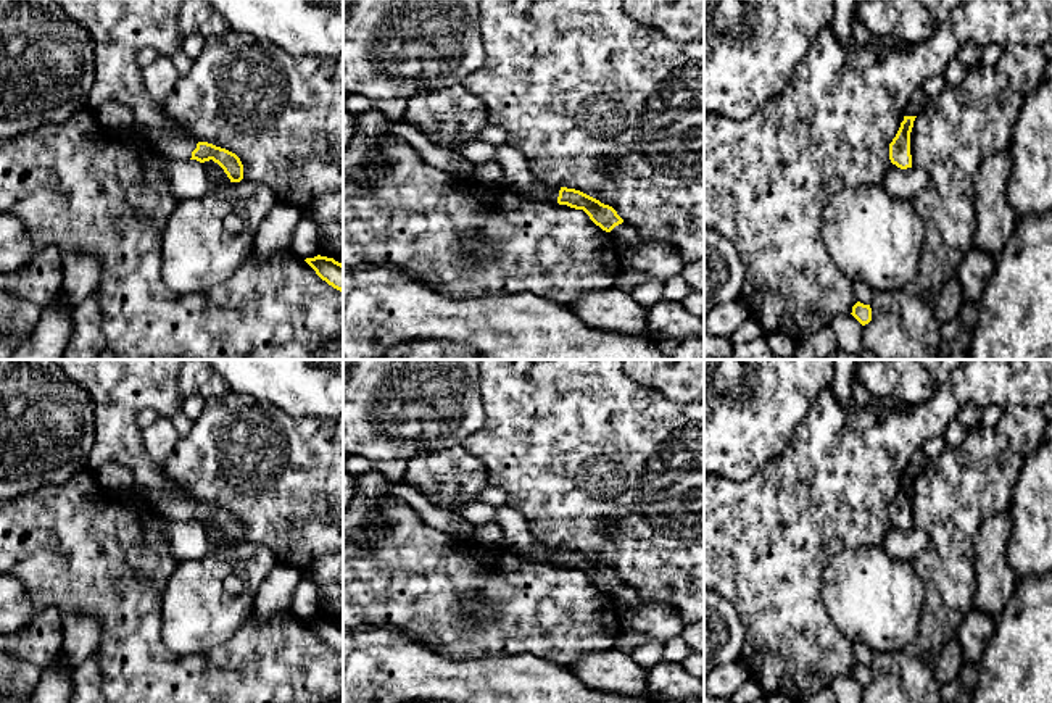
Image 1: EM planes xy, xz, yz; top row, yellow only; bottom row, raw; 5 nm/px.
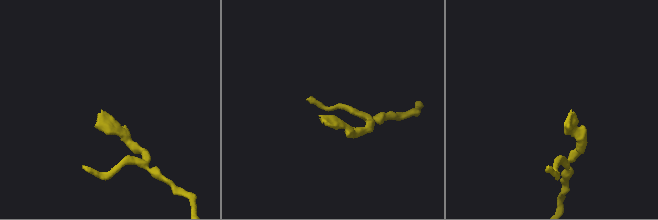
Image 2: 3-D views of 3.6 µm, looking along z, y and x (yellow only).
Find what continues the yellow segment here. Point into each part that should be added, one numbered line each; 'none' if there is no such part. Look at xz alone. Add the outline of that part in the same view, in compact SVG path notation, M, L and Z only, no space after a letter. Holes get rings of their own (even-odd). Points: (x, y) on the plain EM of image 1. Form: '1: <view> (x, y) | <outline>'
1: xz (517, 537) | M509 506L496 508L496 522L503 529L503 545L522 558L557 564L559 548L540 545L530 534L524 516Z
2: xz (622, 594) | M625 584L615 587L609 595L615 605L622 603L622 605L635 606L641 603L641 598L638 597L636 590Z

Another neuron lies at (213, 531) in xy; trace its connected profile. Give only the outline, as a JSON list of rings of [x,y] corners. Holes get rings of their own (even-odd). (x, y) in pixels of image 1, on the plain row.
[[[213,521],[205,522],[203,529],[206,535],[219,547],[219,545],[232,545],[224,530],[214,524]]]

